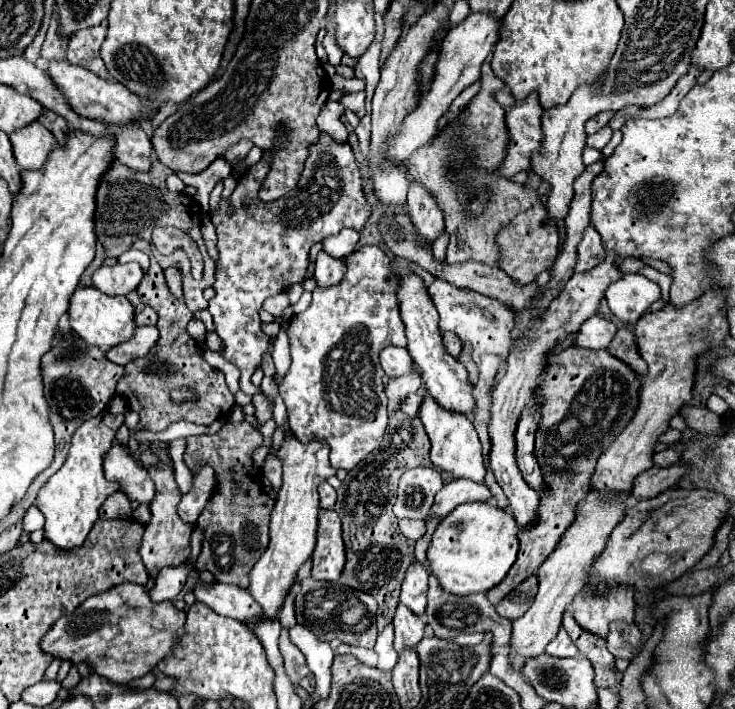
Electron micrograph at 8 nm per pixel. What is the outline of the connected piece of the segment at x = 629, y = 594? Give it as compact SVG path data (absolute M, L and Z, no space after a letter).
M612 590L608 598L596 598L596 602L576 596L572 602L572 614L584 630L606 640L610 622L632 624L634 606L634 590Z

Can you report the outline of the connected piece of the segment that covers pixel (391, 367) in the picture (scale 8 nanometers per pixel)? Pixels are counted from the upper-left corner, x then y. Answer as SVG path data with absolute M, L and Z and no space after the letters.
M386 346L380 352L380 364L382 364L386 376L390 376L390 378L412 374L412 368L414 368L414 362L412 362L408 350L398 348L398 346Z

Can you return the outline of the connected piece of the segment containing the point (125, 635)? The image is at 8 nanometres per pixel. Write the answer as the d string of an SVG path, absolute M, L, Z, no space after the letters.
M118 584L112 590L106 590L104 594L96 594L88 598L84 604L80 604L70 616L66 614L60 618L48 634L42 638L40 646L44 652L50 652L52 656L64 660L70 658L74 664L78 662L90 662L90 666L106 676L108 680L116 684L128 684L136 678L142 678L150 670L156 668L160 660L164 660L168 654L172 654L178 640L186 634L186 612L174 608L172 602L152 602L150 594L144 586L138 584Z

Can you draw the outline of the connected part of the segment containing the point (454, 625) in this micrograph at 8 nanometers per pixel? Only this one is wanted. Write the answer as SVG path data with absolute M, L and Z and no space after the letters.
M430 576L430 588L428 588L428 606L426 606L426 620L428 626L432 626L434 634L442 640L454 640L462 632L488 632L492 634L492 646L508 646L510 634L512 634L512 622L498 616L490 600L484 592L470 594L470 596L454 596L440 588L434 576Z

